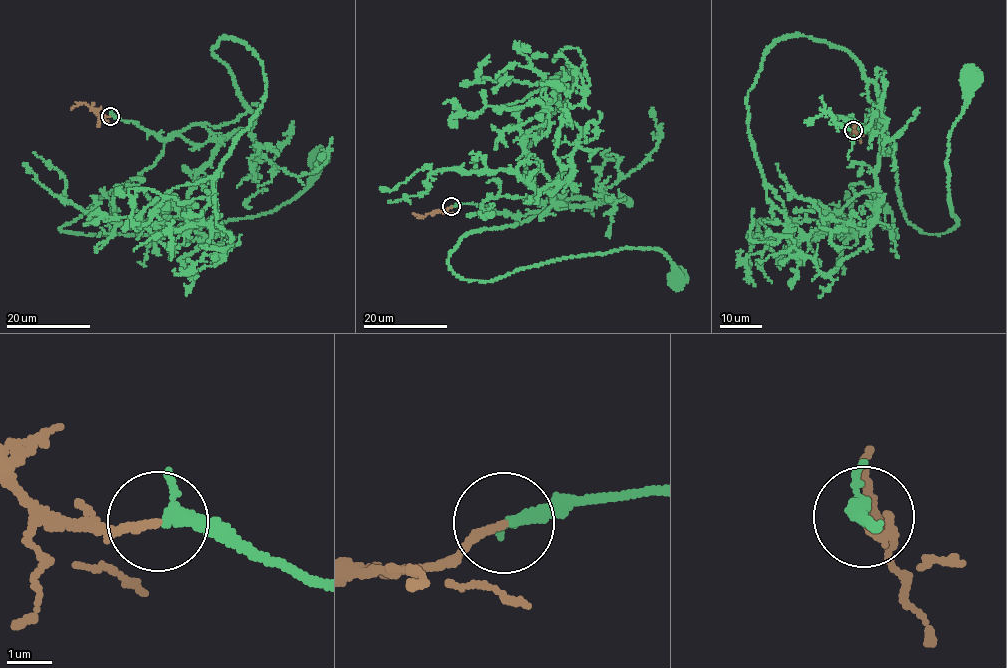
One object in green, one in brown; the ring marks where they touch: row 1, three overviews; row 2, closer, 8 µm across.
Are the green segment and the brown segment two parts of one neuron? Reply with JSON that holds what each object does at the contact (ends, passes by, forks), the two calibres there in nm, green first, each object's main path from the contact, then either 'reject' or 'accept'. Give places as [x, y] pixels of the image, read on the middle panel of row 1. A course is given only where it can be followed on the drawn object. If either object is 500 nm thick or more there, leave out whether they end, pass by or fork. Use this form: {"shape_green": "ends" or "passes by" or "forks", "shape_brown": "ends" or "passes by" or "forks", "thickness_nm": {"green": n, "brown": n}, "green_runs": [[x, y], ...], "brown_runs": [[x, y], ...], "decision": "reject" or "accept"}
{"shape_green": "passes by", "shape_brown": "ends", "thickness_nm": {"green": 200, "brown": 190}, "green_runs": [[452, 206], [519, 216], [590, 202], [469, 232], [448, 259], [467, 280], [634, 248], [664, 252], [678, 276]], "brown_runs": [[452, 206], [421, 217], [413, 212]], "decision": "accept"}

